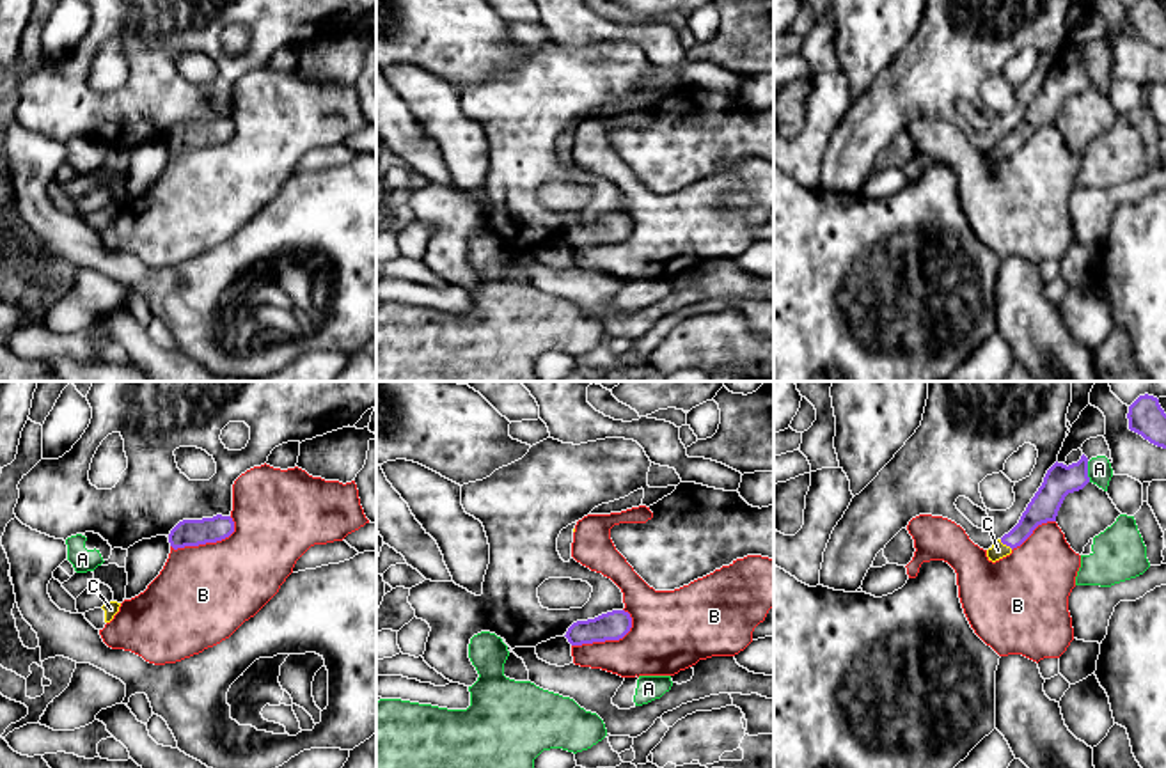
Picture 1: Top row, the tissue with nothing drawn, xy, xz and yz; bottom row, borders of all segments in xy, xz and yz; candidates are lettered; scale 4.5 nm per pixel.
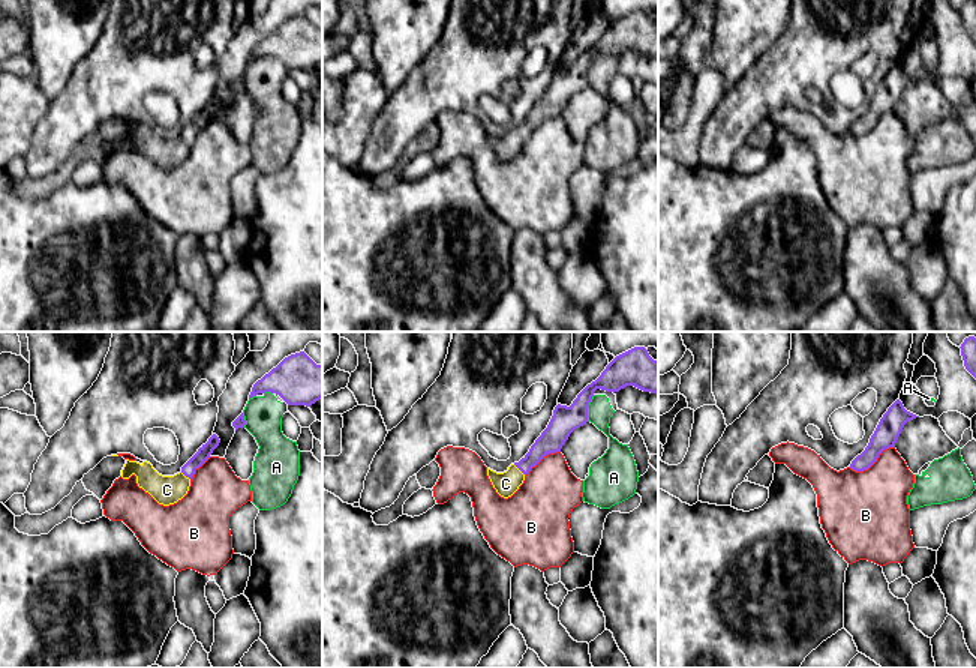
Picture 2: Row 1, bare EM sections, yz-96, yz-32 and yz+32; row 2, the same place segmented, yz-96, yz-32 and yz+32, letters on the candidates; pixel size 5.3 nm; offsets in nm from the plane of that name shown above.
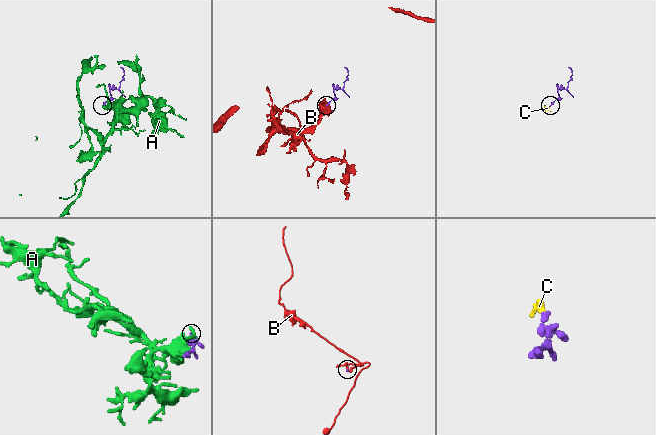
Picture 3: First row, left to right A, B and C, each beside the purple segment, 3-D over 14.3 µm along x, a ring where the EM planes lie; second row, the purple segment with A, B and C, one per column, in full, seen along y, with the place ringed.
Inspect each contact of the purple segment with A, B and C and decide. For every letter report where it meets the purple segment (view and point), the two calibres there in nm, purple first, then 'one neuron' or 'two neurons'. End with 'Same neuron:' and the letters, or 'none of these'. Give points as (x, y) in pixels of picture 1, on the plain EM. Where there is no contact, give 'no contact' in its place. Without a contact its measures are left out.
A: yz (1087, 75) | 140/110 nm | two neurons
B: xz (607, 242) | 130/320 nm | two neurons
C: yz (1007, 148) | 140/70 nm | one neuron
Same neuron: C

